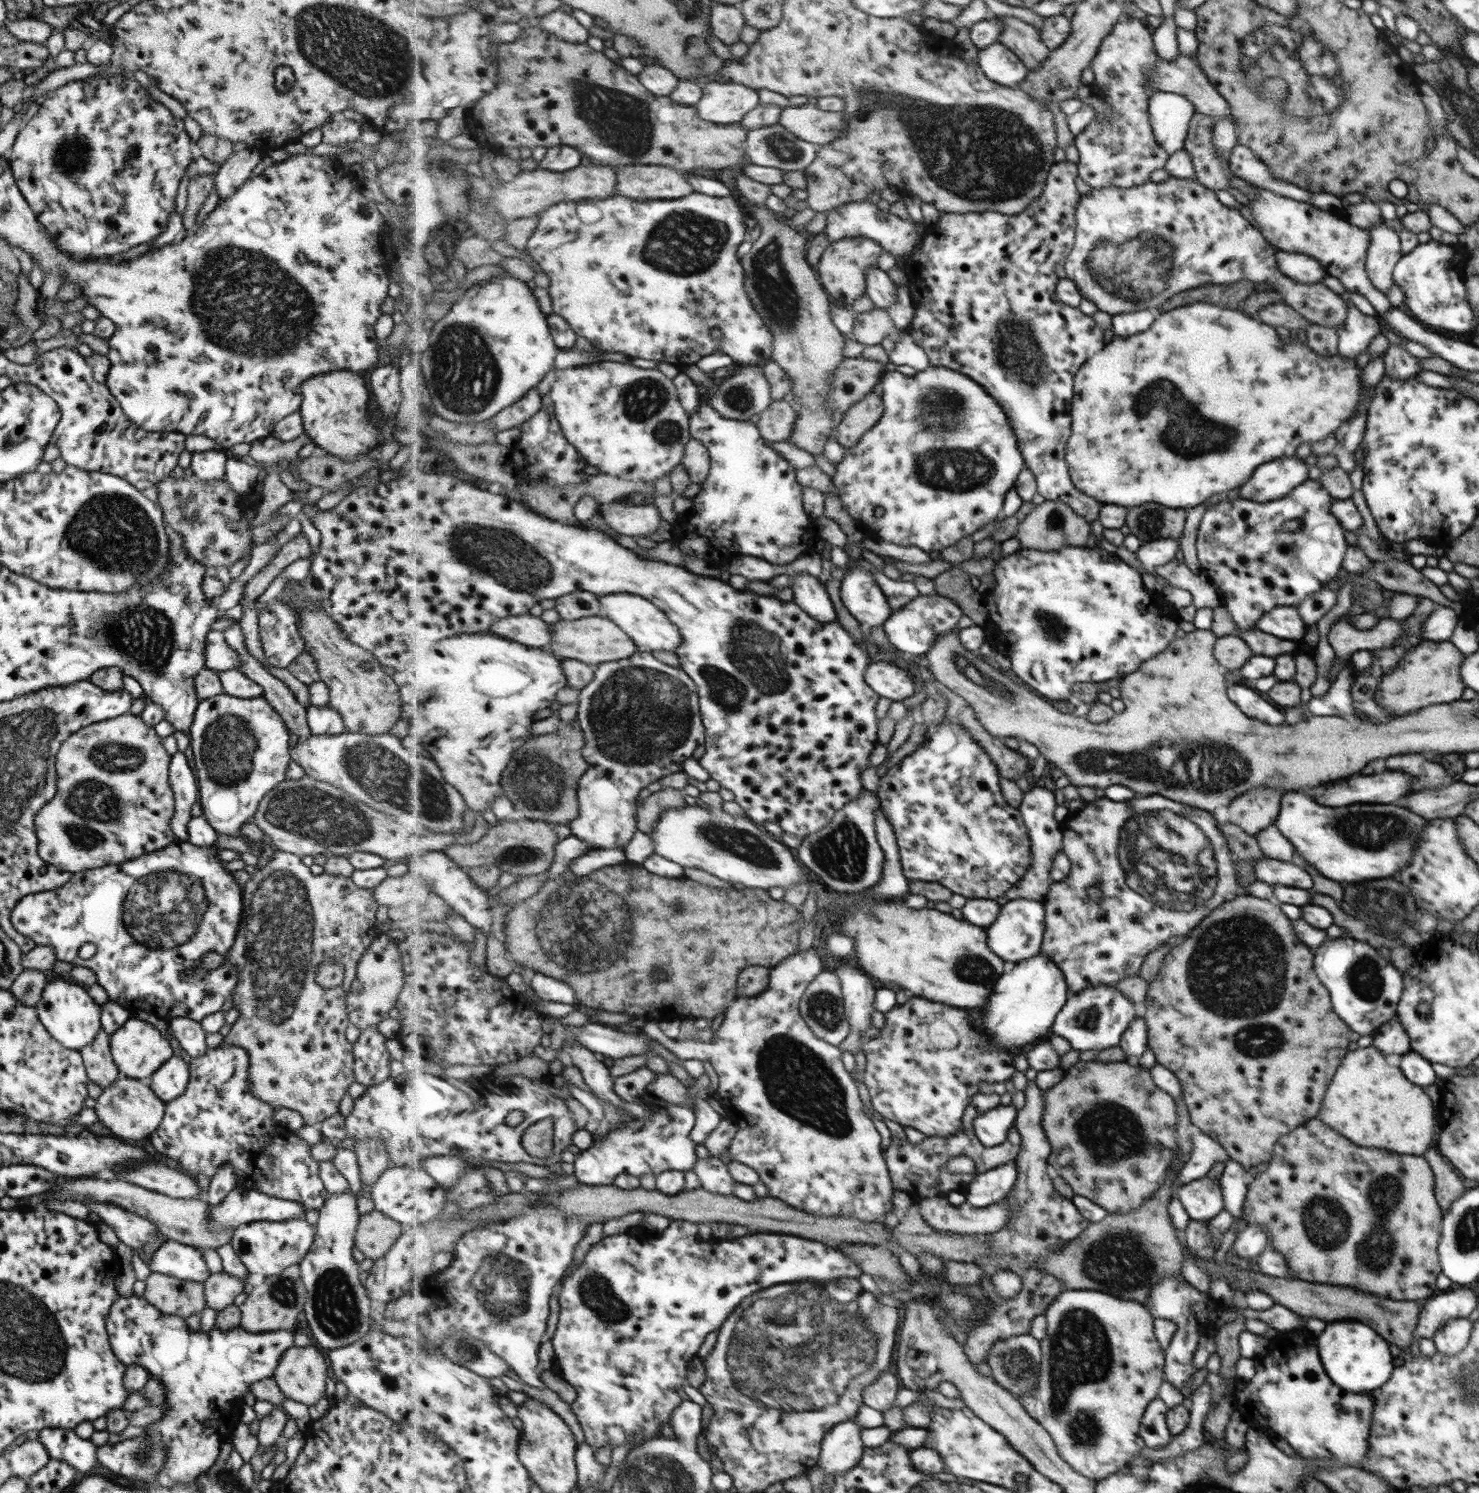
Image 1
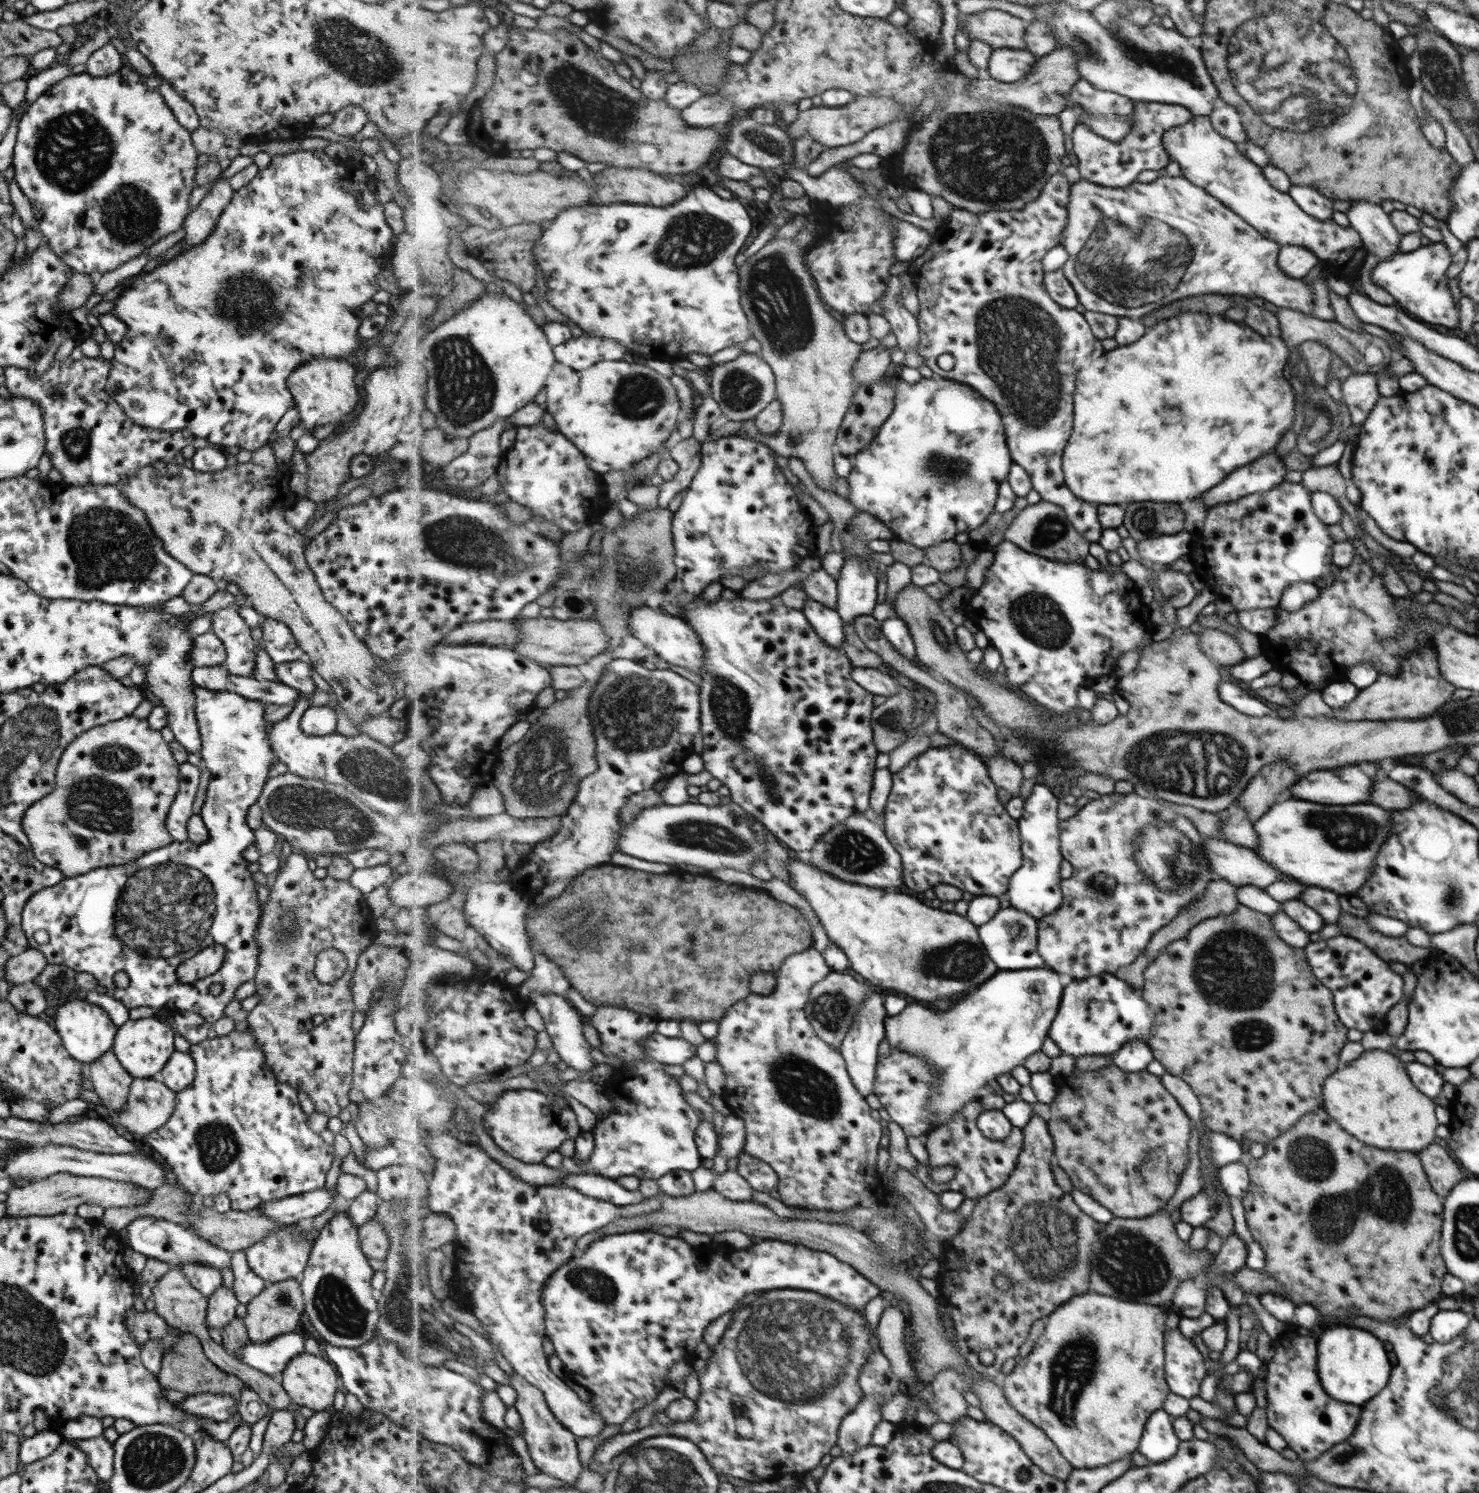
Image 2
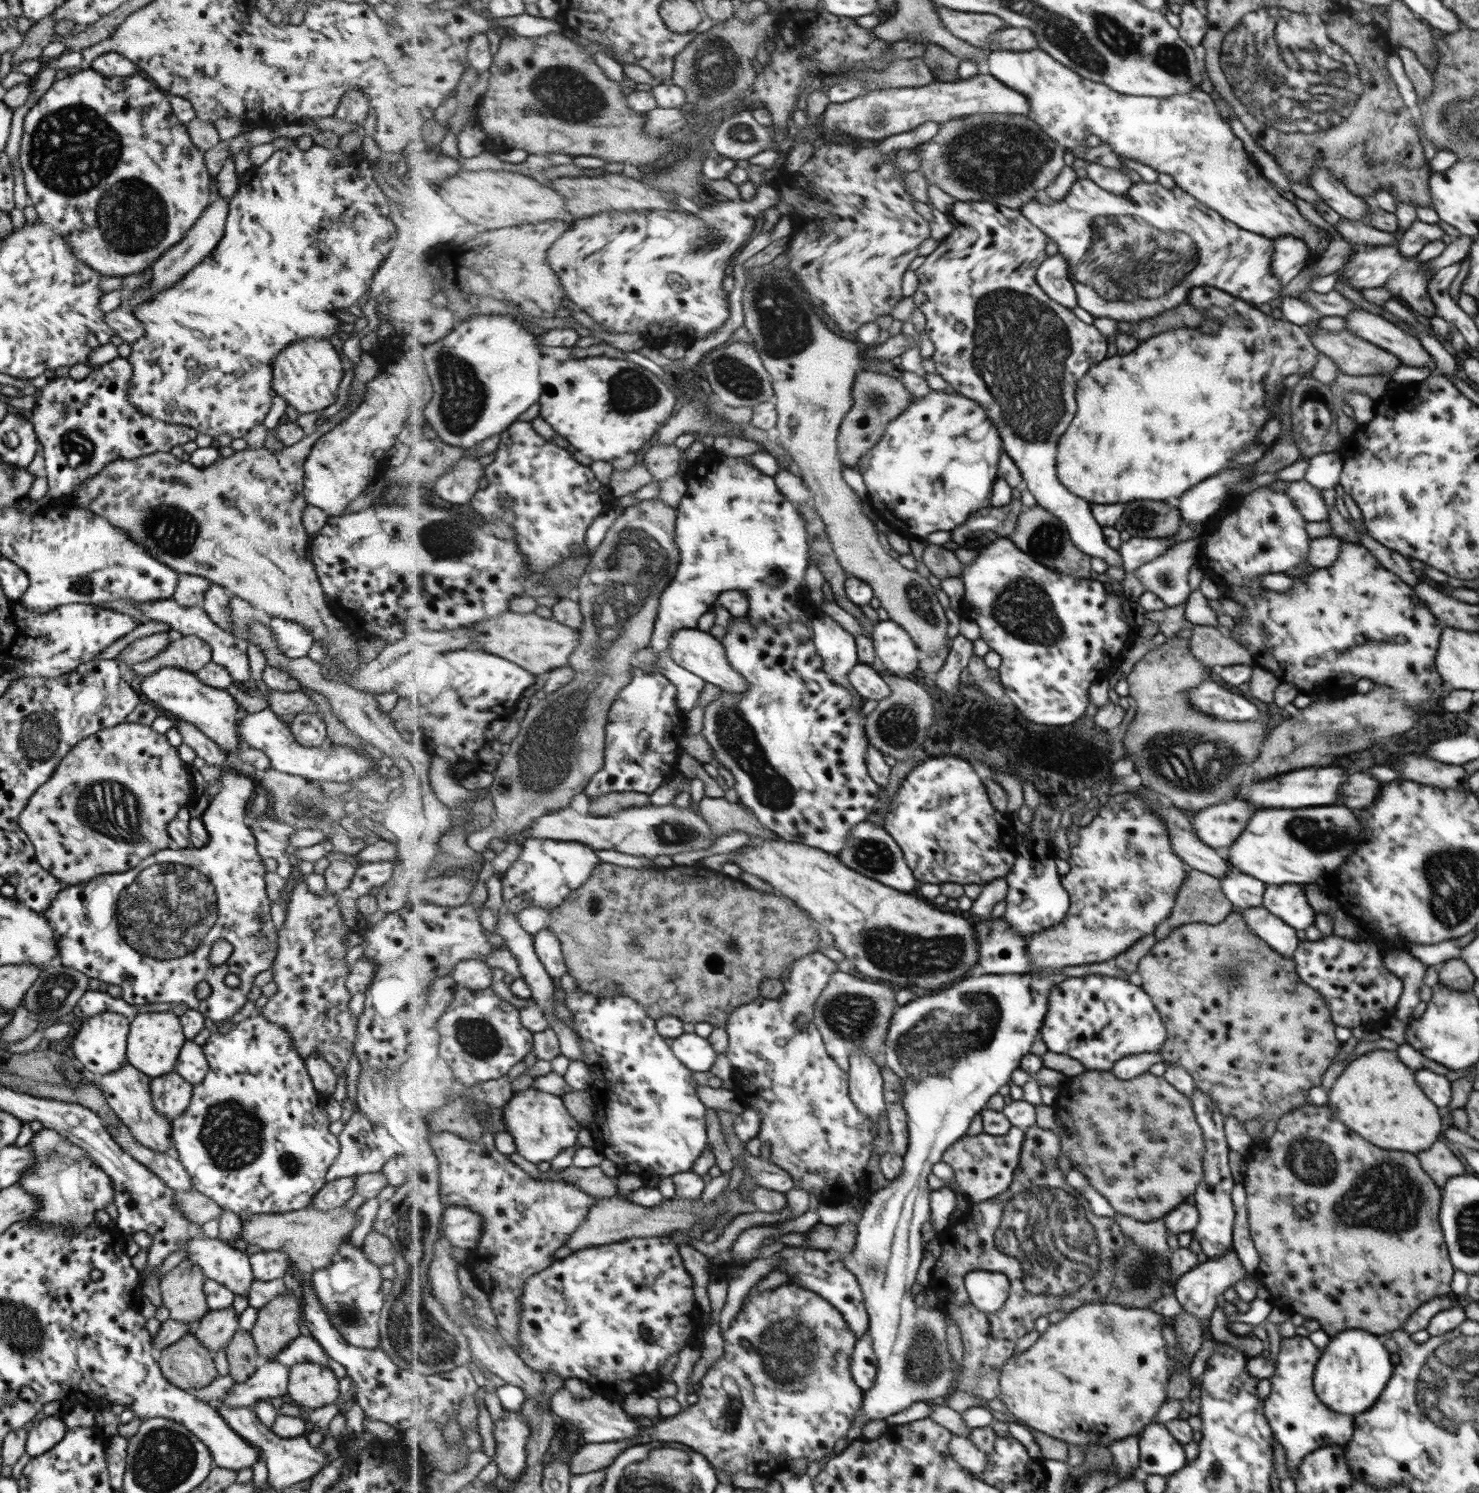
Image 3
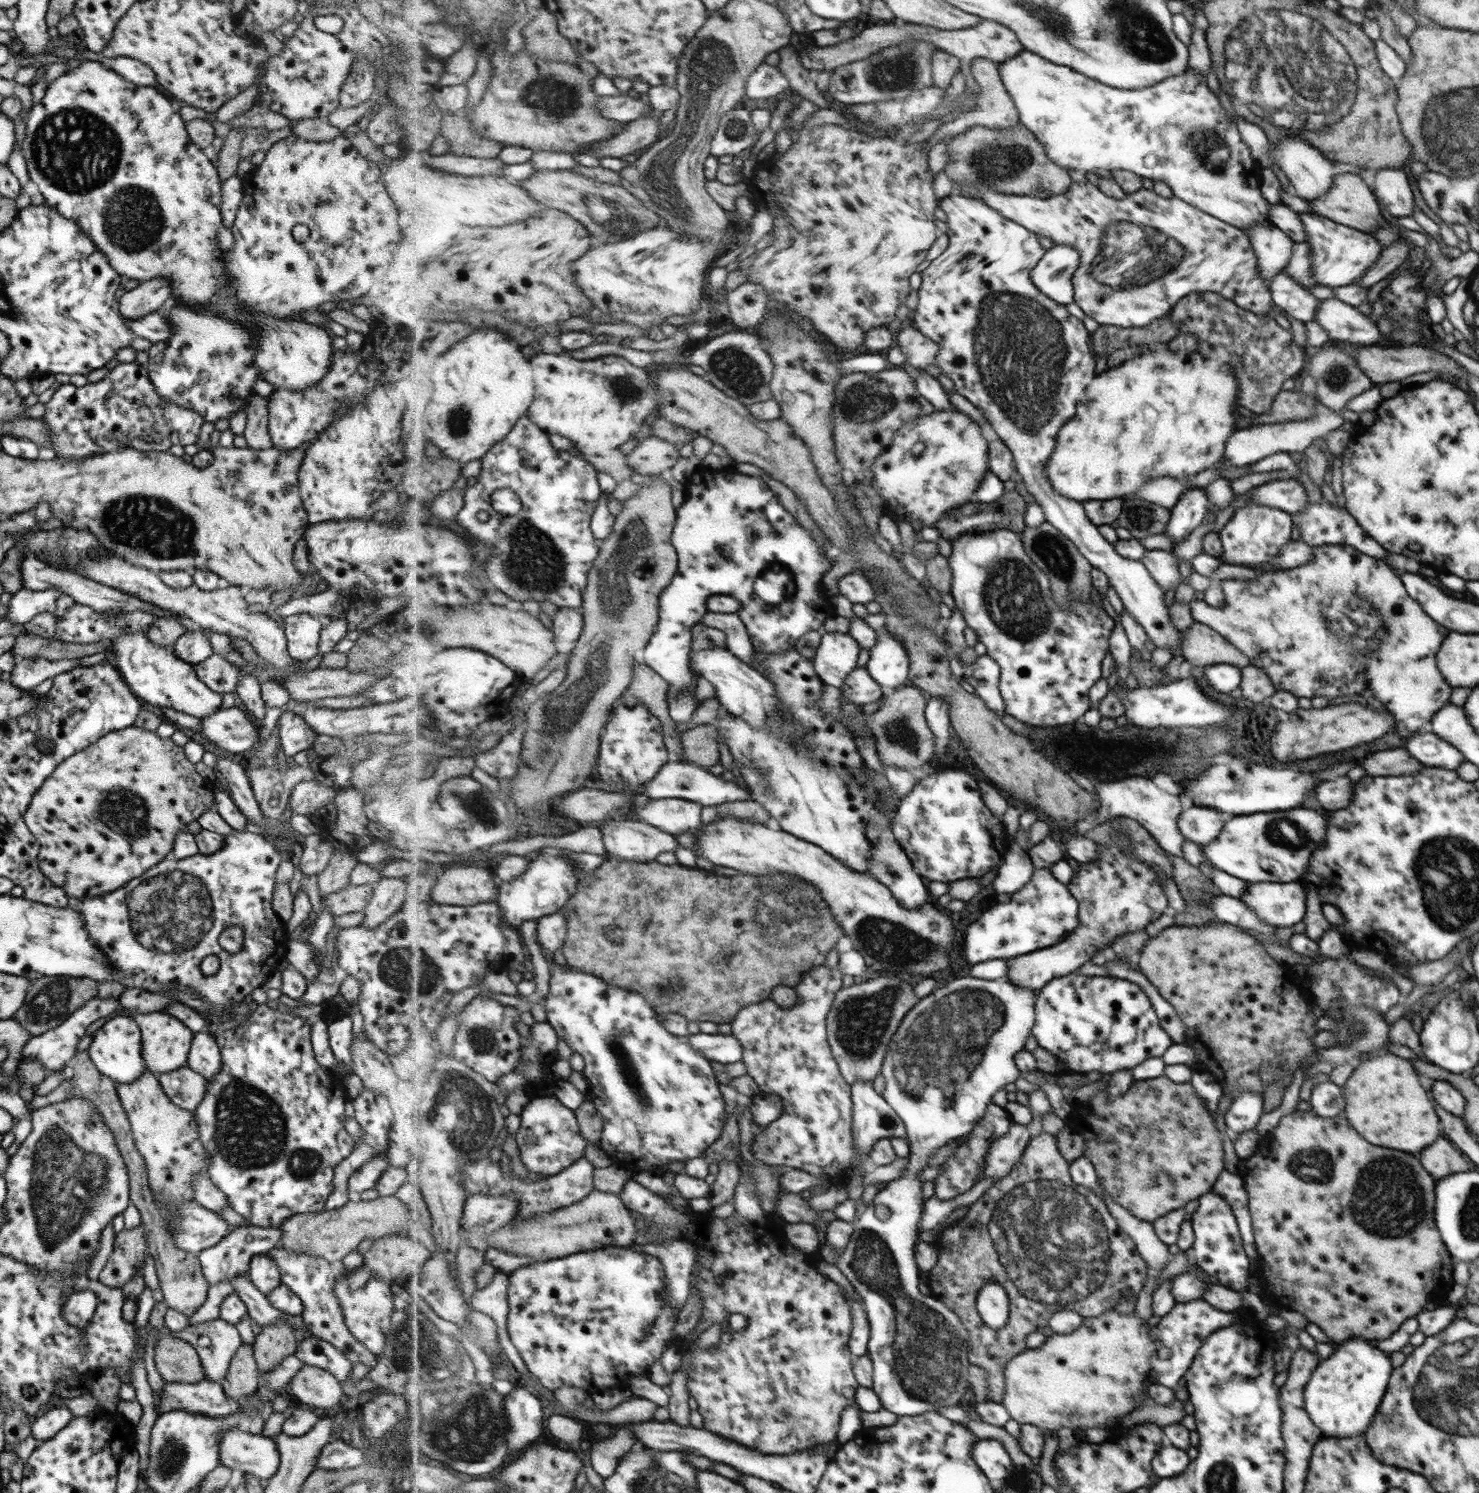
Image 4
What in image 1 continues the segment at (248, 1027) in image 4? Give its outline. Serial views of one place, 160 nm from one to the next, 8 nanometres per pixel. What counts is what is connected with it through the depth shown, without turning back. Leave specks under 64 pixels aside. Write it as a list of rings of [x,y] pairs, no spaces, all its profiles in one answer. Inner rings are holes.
[[[219,1044],[213,1048],[206,1047],[206,1050],[201,1056],[191,1058],[188,1071],[189,1080],[187,1081],[184,1091],[178,1098],[165,1103],[165,1112],[163,1114],[163,1118],[161,1118],[158,1128],[148,1137],[149,1144],[151,1144],[151,1146],[155,1149],[155,1152],[158,1152],[161,1154],[161,1156],[165,1156],[165,1158],[169,1158],[174,1167],[178,1166],[181,1168],[181,1170],[185,1169],[188,1172],[188,1175],[192,1175],[194,1178],[198,1174],[211,1178],[211,1176],[215,1174],[215,1170],[217,1170],[217,1168],[223,1168],[223,1164],[227,1164],[229,1168],[233,1168],[233,1173],[231,1174],[235,1174],[235,1187],[243,1188],[243,1190],[256,1190],[270,1197],[299,1202],[302,1204],[305,1210],[318,1210],[323,1204],[323,1201],[326,1199],[327,1195],[327,1192],[321,1183],[321,1179],[319,1179],[319,1162],[311,1159],[309,1155],[309,1149],[311,1147],[296,1136],[297,1132],[284,1130],[272,1122],[272,1116],[277,1109],[267,1105],[267,1103],[261,1103],[250,1091],[248,1082],[246,1081],[248,1071],[248,1054],[245,1052],[245,1050],[243,1050],[243,1048],[239,1048],[238,1045],[227,1044]]]

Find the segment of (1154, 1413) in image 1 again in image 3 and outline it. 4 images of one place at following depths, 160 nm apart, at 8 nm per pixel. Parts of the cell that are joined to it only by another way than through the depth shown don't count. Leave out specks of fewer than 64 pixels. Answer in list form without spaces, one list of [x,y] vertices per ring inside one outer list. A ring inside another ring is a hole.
[[[1161,1423],[1143,1427],[1138,1440],[1138,1471],[1145,1474],[1172,1475],[1186,1465],[1182,1444]]]

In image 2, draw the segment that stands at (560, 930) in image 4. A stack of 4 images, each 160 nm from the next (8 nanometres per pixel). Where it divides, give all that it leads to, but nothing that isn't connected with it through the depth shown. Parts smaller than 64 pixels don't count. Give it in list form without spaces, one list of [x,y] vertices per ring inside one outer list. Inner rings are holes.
[[[543,953],[535,956],[535,963],[532,975],[524,981],[532,992],[565,996],[565,992],[569,990],[572,984],[561,967]]]

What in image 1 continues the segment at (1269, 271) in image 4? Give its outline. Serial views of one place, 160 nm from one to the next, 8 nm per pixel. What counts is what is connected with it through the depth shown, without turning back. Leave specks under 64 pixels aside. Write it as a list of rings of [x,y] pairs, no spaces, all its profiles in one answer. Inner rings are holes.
[[[1276,249],[1273,254],[1279,272],[1298,284],[1322,283],[1325,277],[1324,267],[1317,260],[1297,252],[1285,252]]]

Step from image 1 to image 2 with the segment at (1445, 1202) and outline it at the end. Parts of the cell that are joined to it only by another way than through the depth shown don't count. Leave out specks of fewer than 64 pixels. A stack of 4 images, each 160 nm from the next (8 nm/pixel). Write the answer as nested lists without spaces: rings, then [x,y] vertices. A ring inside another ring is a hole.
[[[1364,1050],[1327,1080],[1327,1088],[1322,1088],[1322,1109],[1363,1144],[1397,1152],[1423,1150],[1435,1138],[1433,1102],[1409,1082],[1405,1064],[1384,1050]],[[1431,1144],[1431,1148],[1419,1152],[1419,1160],[1423,1160],[1423,1168],[1427,1168],[1427,1176],[1431,1176],[1434,1192],[1439,1192],[1439,1197],[1445,1198],[1451,1188],[1463,1178],[1457,1164],[1437,1144]]]

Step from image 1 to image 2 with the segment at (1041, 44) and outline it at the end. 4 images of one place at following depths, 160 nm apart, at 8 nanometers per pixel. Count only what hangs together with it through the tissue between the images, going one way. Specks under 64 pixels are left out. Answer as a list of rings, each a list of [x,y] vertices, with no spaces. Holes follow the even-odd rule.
[[[988,8],[968,15],[966,29],[969,38],[983,40],[994,49],[1027,49],[1026,32],[1029,25],[1018,16],[997,8]]]

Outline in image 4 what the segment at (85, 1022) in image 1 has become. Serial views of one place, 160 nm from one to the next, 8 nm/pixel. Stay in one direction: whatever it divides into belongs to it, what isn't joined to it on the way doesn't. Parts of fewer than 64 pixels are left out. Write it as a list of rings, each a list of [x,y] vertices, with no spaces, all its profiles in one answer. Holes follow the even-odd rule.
[[[121,1015],[110,1018],[92,1034],[86,1055],[103,1076],[115,1083],[127,1084],[148,1071],[141,1058],[140,1048],[140,1032],[134,1019]]]

